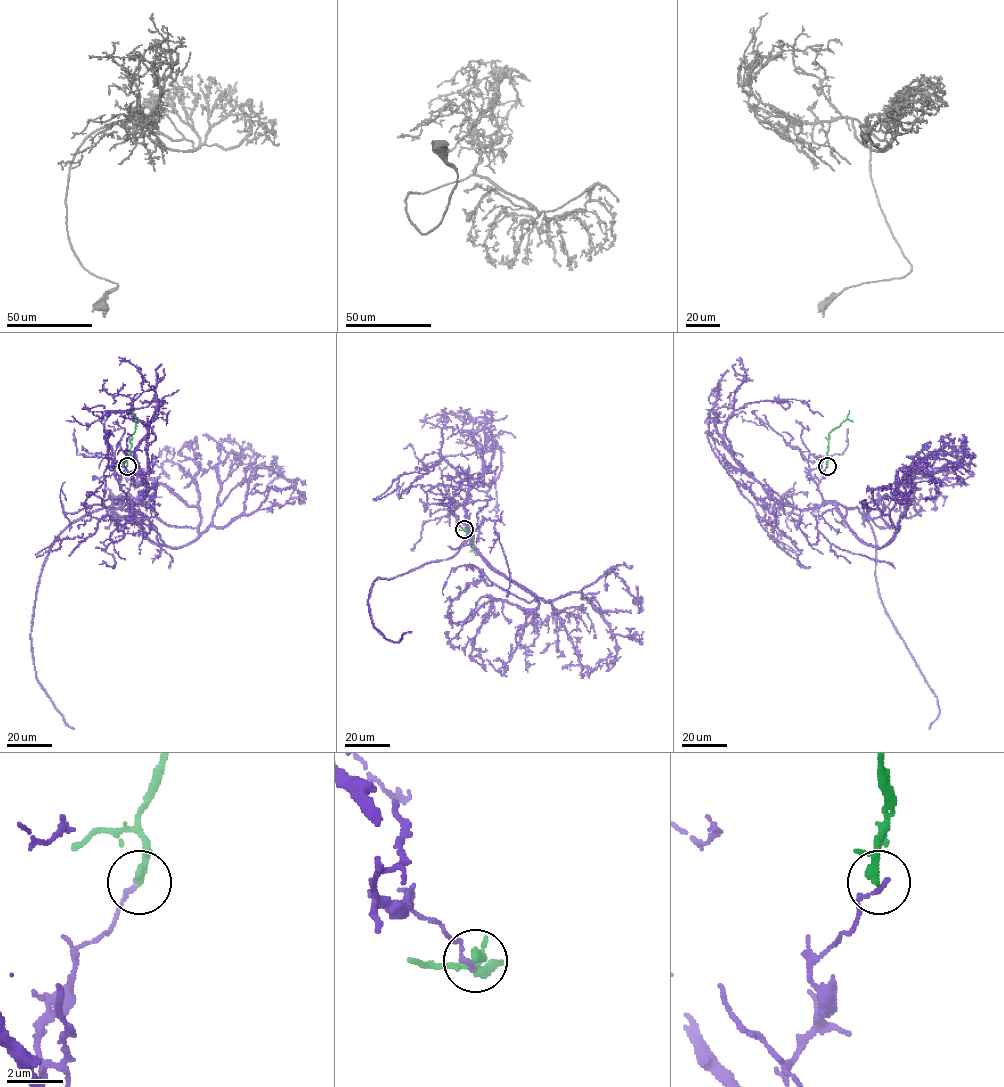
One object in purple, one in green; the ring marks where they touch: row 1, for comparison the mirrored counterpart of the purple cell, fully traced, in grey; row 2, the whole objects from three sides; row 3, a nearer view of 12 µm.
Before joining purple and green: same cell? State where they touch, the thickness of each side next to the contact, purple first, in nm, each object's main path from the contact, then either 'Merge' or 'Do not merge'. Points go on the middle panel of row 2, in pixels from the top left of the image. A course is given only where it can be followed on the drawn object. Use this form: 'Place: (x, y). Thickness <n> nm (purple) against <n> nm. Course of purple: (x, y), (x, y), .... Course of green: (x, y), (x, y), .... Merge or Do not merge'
Place: (464, 529). Thickness 170 nm (purple) against 200 nm. Course of purple: (464, 530), (458, 520), (467, 534), (453, 556), (373, 582), (368, 610), (374, 626), (394, 642), (412, 631). Course of green: (464, 530), (472, 535), (470, 551). Do not merge

